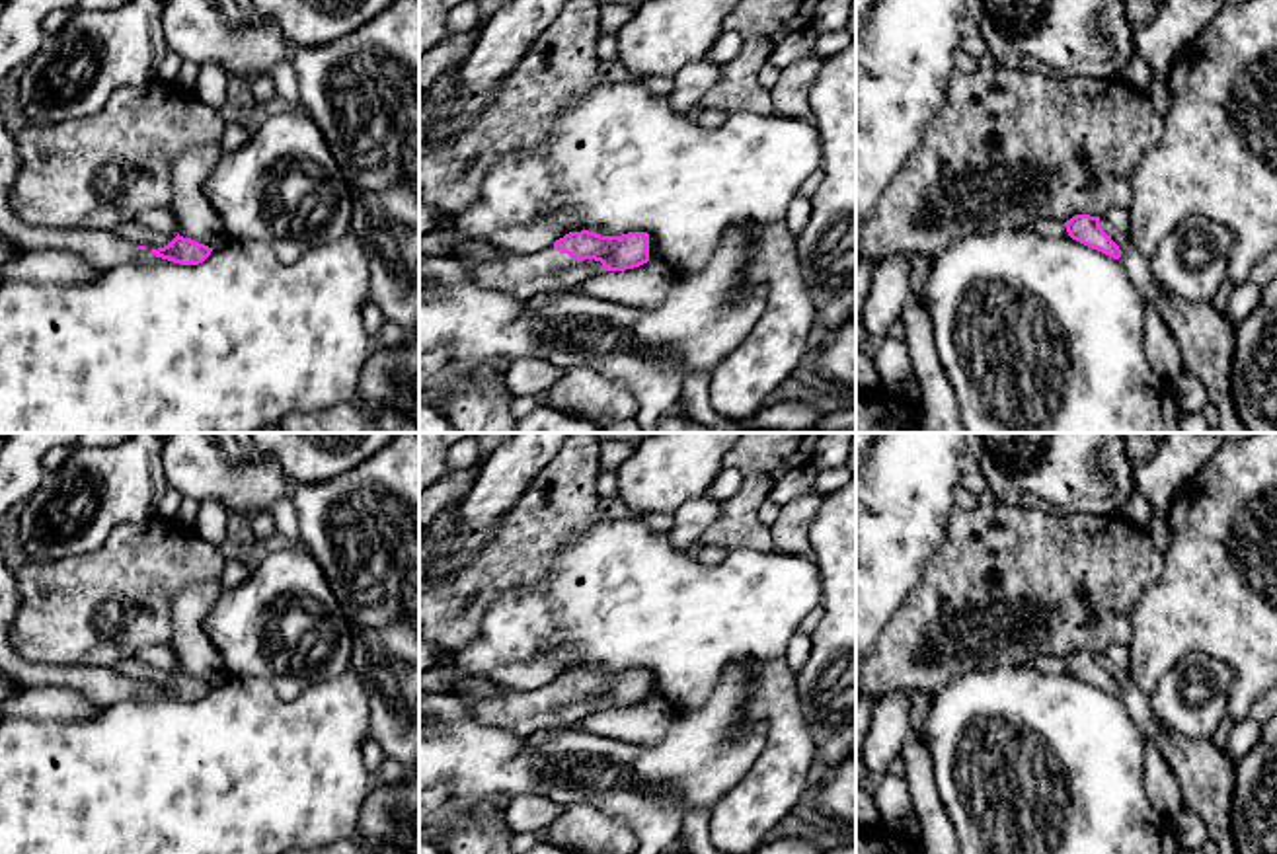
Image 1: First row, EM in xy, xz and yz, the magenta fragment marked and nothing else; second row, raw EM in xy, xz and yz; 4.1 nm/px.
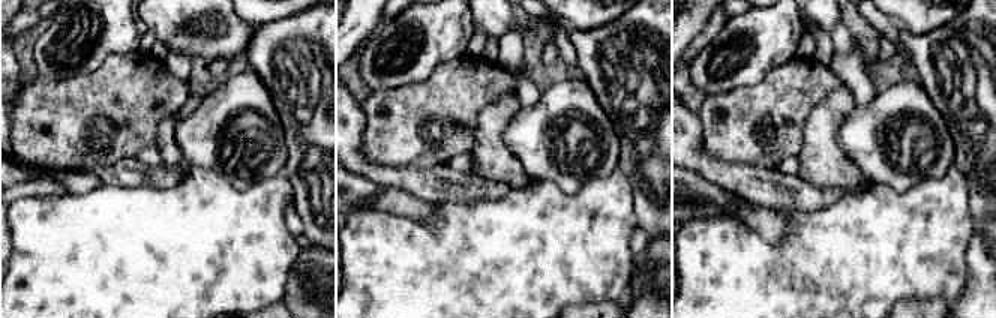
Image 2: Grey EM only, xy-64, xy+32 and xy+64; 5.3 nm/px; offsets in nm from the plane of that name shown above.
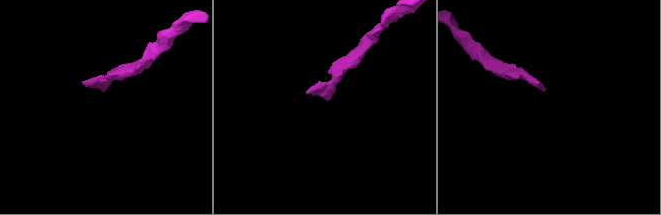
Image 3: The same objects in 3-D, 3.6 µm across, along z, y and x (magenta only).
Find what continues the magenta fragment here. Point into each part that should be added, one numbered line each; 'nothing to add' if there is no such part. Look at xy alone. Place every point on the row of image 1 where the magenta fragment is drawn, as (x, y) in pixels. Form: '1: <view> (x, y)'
1: xy (100, 248)

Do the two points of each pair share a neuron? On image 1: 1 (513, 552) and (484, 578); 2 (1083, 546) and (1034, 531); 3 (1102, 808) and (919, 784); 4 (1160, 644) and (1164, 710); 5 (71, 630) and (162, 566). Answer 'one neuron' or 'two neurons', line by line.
1: one neuron
2: one neuron
3: two neurons
4: two neurons
5: one neuron

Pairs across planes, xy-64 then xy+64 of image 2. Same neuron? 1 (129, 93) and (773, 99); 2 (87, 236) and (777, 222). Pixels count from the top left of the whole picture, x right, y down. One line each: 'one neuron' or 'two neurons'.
1: one neuron
2: two neurons

